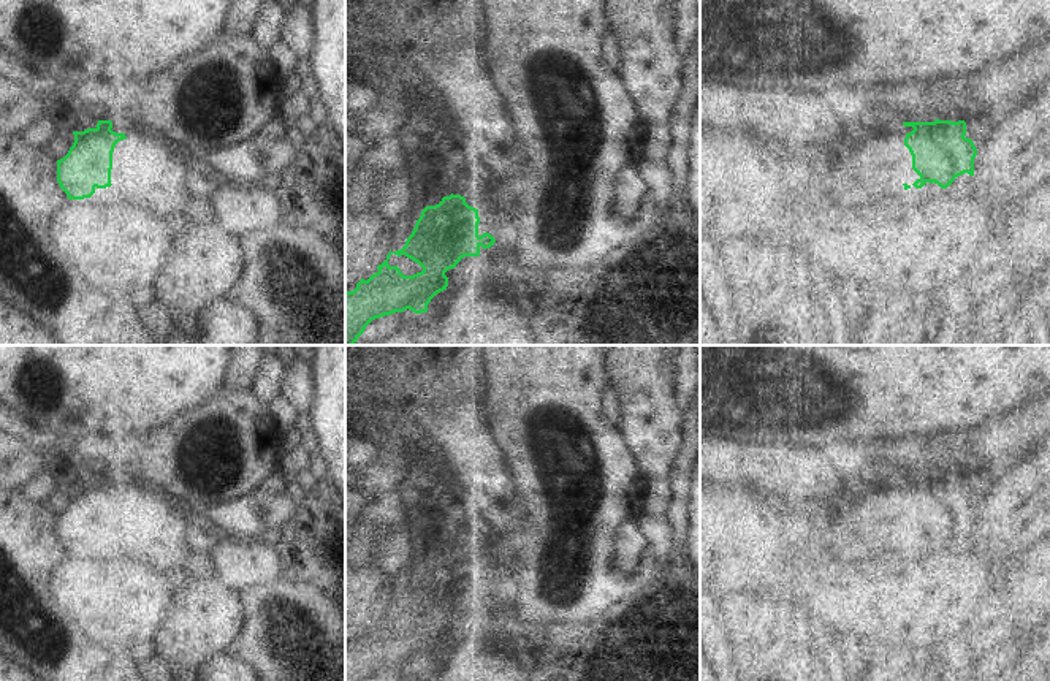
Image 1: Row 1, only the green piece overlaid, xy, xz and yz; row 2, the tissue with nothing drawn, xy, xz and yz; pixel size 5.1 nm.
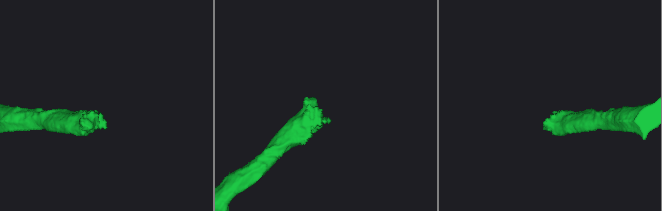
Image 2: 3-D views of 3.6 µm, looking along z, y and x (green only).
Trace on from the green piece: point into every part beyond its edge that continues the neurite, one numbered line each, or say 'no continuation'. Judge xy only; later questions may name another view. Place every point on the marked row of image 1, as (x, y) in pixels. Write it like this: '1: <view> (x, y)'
1: xy (159, 171)

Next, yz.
1: yz (894, 167)

